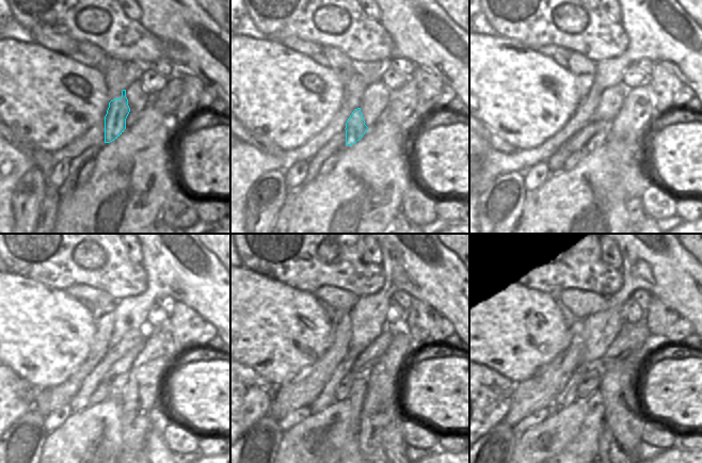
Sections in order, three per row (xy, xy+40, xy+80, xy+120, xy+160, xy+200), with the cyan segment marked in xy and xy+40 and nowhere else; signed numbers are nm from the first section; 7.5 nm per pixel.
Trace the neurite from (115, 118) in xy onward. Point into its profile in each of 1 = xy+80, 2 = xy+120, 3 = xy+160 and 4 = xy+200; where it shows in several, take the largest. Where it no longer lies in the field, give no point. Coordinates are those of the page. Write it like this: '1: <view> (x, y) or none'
1: xy+80 (601, 137)
2: xy+120 (118, 383)
3: xy+160 (356, 395)
4: xy+200 (583, 449)

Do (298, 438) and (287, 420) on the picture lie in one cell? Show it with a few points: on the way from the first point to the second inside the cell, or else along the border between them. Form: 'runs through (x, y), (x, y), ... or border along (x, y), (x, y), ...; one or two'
border along (312, 413), (284, 433); two

